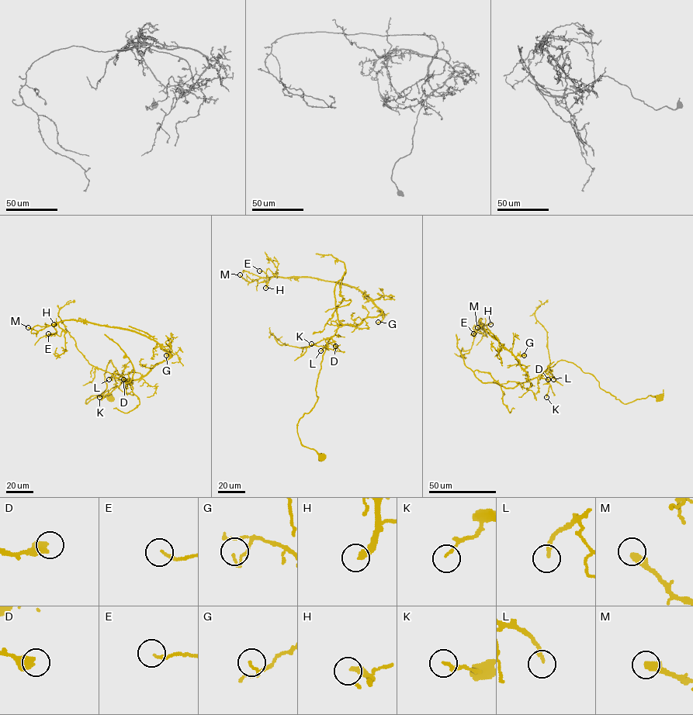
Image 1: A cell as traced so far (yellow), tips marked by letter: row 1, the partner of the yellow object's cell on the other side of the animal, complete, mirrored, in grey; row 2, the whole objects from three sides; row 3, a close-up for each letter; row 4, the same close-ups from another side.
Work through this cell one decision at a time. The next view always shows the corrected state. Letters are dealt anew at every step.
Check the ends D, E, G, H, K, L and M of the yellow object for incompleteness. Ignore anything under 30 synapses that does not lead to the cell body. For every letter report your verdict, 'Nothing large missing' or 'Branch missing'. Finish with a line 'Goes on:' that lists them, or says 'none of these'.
D: Nothing large missing
E: Nothing large missing
G: Nothing large missing
H: Branch missing
K: Nothing large missing
L: Branch missing
M: Branch missing
Goes on: H, L, M

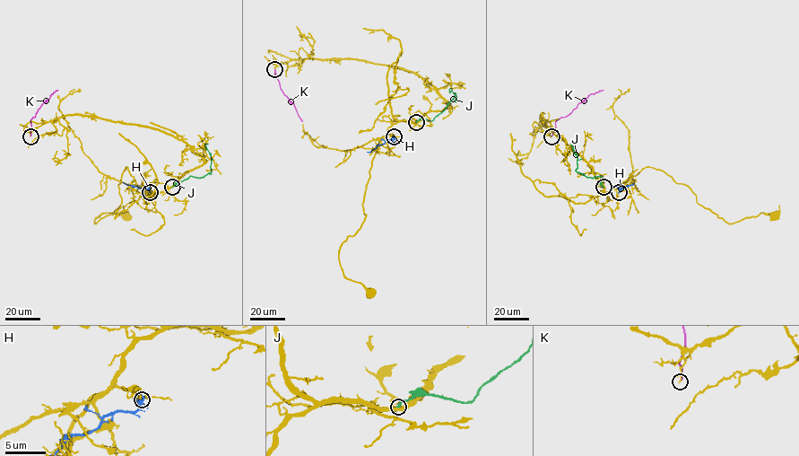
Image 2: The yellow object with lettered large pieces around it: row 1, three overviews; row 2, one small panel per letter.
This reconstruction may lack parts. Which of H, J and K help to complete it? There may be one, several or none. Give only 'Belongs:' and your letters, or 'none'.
Belongs: none

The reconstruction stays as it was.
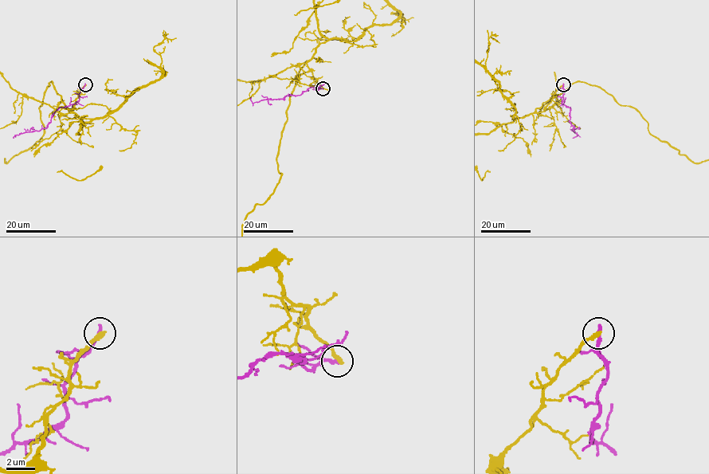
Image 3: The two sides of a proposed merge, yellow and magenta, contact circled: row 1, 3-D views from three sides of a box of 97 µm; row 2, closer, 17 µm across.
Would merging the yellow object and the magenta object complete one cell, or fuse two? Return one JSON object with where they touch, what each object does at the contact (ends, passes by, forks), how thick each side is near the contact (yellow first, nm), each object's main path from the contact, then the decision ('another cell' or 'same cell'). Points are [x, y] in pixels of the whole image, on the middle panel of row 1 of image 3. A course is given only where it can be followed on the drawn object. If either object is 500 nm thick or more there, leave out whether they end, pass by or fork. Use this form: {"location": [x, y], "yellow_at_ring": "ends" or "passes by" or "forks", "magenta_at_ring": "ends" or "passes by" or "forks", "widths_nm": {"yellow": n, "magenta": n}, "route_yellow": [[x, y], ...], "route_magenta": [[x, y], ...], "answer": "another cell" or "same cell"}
{"location": [323, 88], "yellow_at_ring": "ends", "magenta_at_ring": "ends", "widths_nm": {"yellow": 320, "magenta": 320}, "route_yellow": [[322, 88], [307, 61], [287, 111], [276, 159], [281, 178], [243, 225]], "route_magenta": [[322, 88], [317, 90], [312, 87], [299, 95], [287, 94], [283, 99], [264, 99], [252, 103], [251, 97]], "answer": "another cell"}

